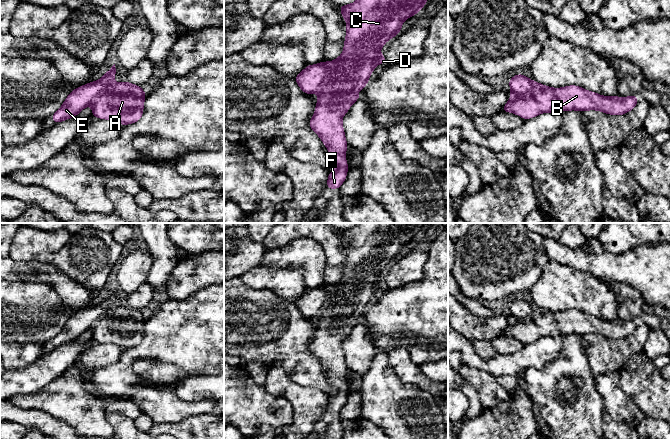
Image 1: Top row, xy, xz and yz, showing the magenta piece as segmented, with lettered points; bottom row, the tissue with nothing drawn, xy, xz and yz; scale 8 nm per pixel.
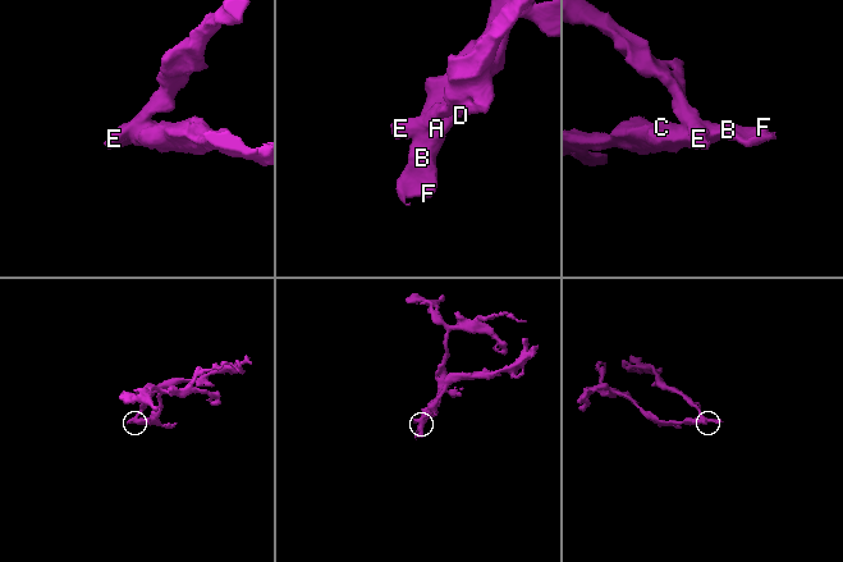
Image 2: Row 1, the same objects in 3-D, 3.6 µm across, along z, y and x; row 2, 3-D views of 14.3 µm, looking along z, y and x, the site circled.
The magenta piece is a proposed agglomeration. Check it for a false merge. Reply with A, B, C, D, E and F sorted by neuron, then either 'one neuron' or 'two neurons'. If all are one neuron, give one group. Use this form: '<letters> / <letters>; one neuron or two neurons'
A B C D F / E; two neurons

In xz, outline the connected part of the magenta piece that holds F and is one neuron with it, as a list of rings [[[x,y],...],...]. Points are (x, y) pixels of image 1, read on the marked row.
[[[357,0],[355,3],[339,6],[347,22],[343,53],[330,62],[331,73],[319,88],[315,112],[309,122],[310,128],[321,138],[328,149],[331,162],[336,166],[334,172],[328,170],[326,188],[339,189],[347,176],[348,164],[345,152],[349,146],[345,140],[341,120],[352,104],[361,97],[361,94],[355,93],[354,90],[363,90],[375,67],[386,63],[385,55],[380,55],[379,51],[390,38],[395,38],[401,32],[403,22],[416,15],[427,1]]]

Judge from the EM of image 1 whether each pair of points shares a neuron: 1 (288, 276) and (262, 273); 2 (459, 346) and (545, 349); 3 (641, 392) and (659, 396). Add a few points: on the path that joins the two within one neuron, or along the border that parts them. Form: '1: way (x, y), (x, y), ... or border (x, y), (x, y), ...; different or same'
1: way (282, 276), (268, 275); same
2: way (480, 363), (515, 364), (524, 359); same
3: way (645, 392), (651, 392), (655, 396); same

